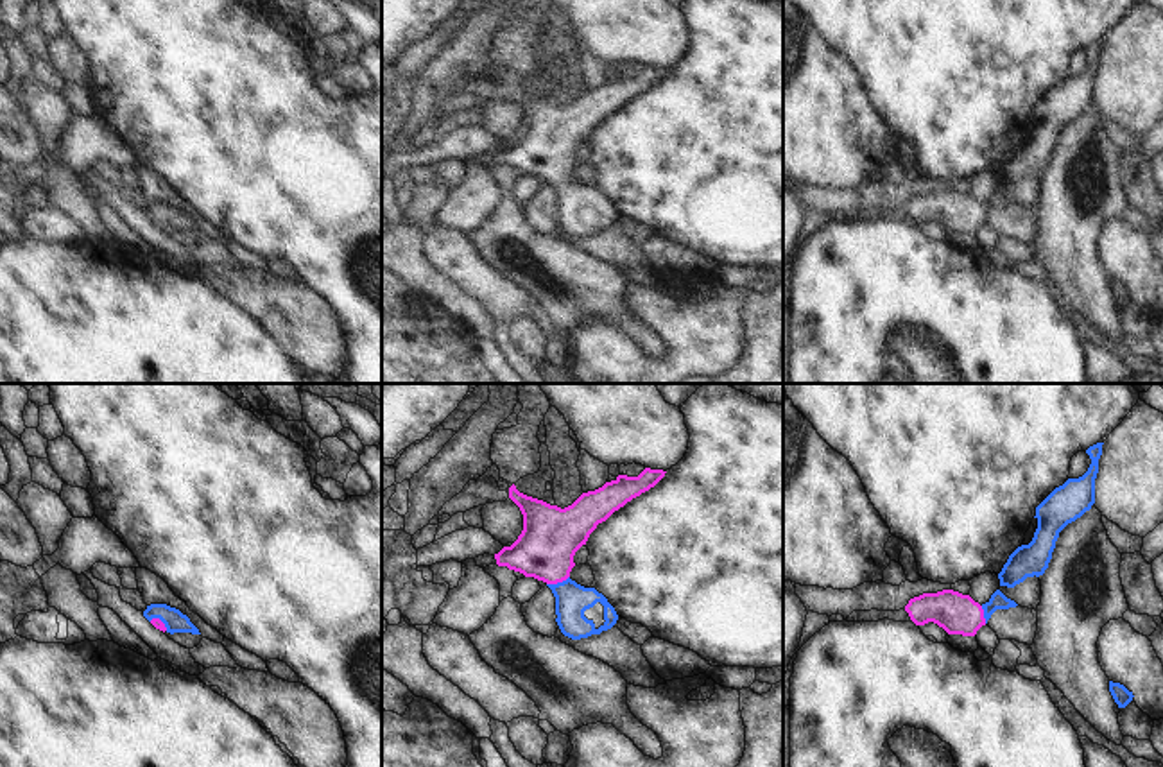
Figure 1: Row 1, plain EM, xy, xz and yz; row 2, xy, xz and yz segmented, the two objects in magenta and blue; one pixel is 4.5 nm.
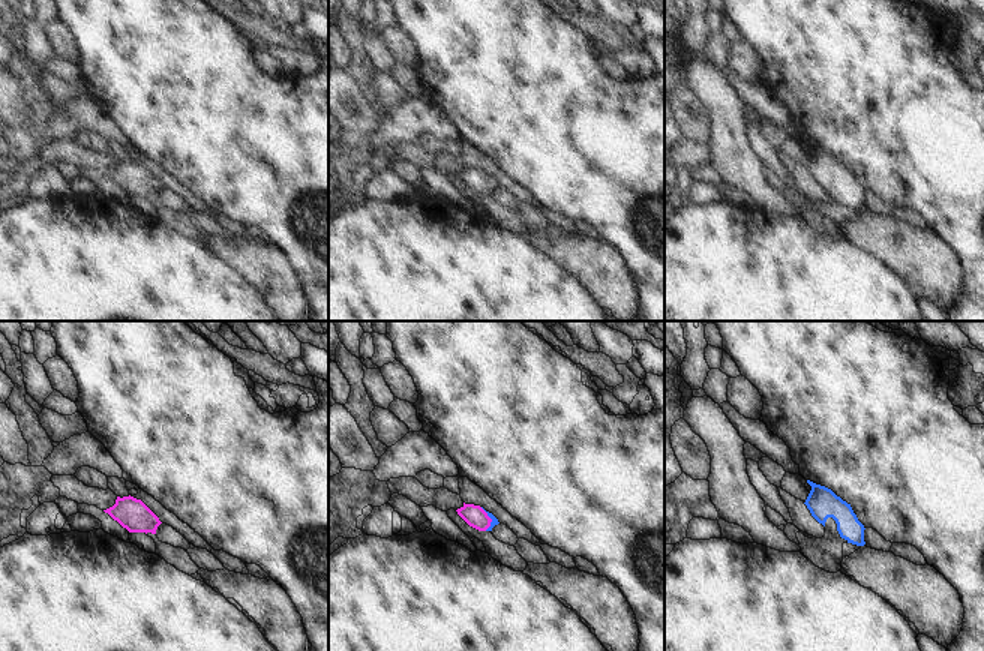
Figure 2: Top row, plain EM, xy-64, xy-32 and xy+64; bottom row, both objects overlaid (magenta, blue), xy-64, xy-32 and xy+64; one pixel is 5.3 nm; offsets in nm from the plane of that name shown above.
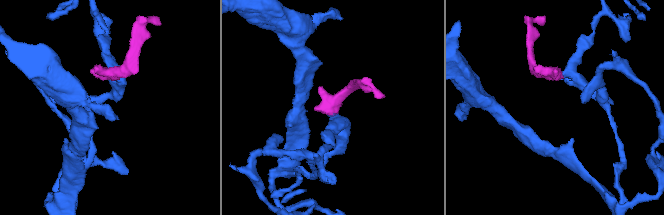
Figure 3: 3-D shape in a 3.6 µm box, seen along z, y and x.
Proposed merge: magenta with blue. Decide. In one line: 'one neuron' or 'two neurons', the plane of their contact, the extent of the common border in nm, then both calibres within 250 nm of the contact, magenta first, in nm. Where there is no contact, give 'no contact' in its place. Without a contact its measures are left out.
one neuron; contact in xz; length 110 nm; calibres 260 and 150 nm

